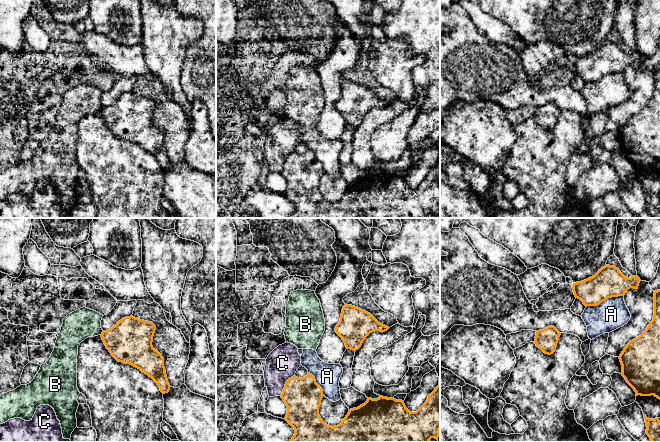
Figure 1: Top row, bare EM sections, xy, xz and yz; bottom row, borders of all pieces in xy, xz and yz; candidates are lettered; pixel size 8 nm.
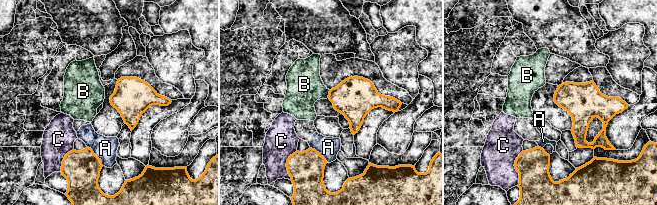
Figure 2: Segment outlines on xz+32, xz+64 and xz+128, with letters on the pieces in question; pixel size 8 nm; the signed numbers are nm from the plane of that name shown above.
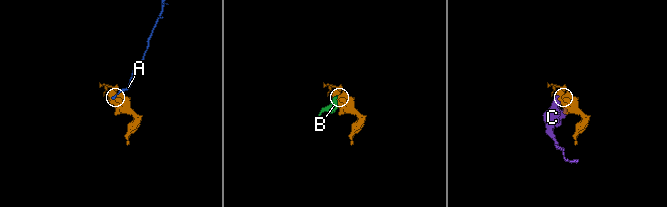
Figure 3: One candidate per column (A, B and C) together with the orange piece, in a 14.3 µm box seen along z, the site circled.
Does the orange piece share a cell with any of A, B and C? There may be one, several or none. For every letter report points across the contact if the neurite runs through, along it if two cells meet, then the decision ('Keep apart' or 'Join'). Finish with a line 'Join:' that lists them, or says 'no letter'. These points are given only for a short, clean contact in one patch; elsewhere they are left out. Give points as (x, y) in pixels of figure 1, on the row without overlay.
A: Keep apart
B: Boundary: xy (103, 107), (100, 110). Keep apart
C: Keep apart
Join: no letter

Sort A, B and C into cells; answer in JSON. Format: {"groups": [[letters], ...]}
{"groups": [["A", "B"], ["C"]]}

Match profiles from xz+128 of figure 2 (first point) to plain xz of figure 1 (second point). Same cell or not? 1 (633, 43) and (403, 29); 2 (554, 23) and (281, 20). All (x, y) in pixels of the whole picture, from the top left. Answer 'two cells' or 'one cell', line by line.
1: two cells
2: one cell

